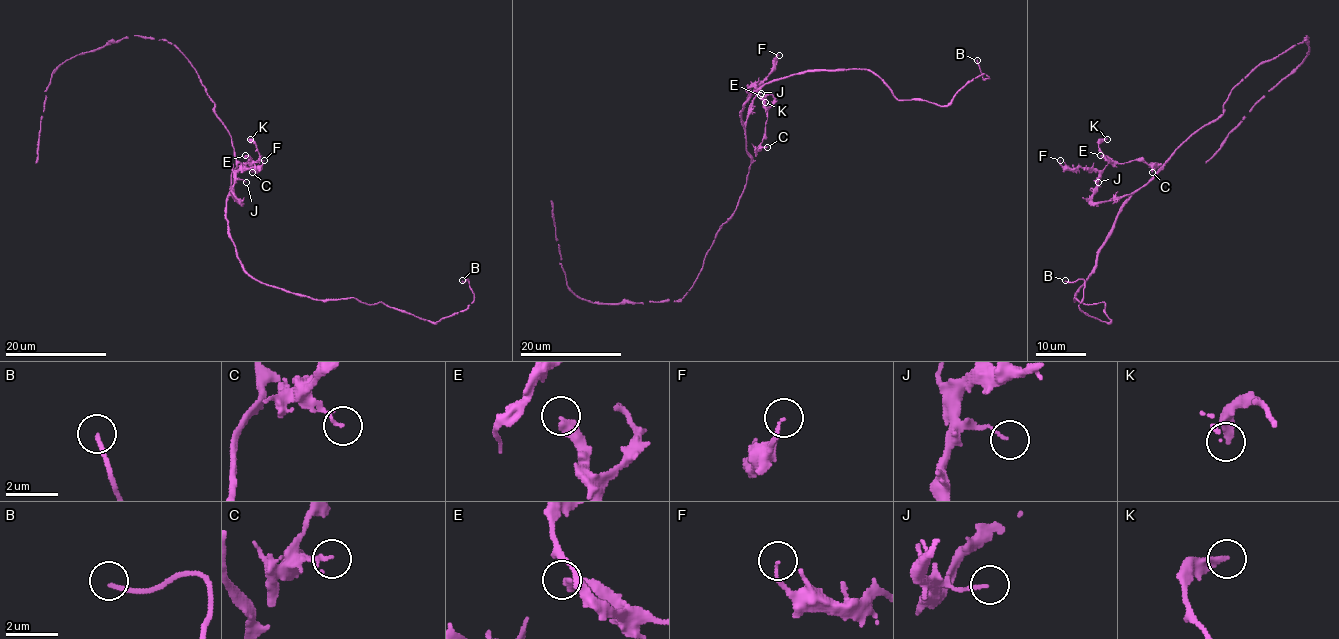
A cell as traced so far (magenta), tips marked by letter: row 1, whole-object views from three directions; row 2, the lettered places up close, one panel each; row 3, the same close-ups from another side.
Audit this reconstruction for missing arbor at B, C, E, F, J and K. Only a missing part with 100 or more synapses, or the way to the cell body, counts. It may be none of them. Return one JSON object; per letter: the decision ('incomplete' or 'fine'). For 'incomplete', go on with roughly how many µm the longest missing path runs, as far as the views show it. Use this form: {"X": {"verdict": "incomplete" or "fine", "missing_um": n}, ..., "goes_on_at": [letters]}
{"B": {"verdict": "fine"}, "C": {"verdict": "fine"}, "E": {"verdict": "fine"}, "F": {"verdict": "fine"}, "J": {"verdict": "fine"}, "K": {"verdict": "fine"}, "goes_on_at": []}

